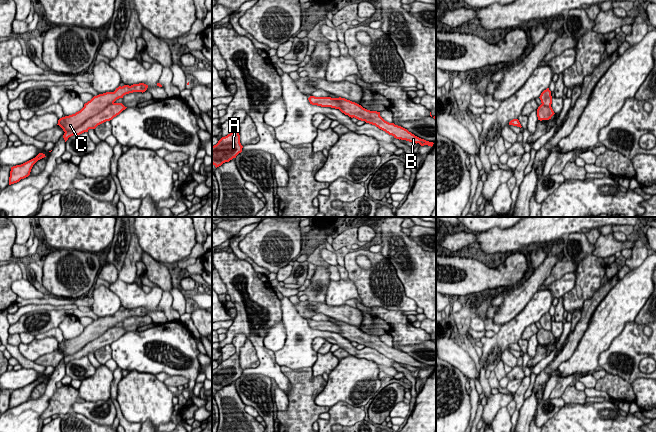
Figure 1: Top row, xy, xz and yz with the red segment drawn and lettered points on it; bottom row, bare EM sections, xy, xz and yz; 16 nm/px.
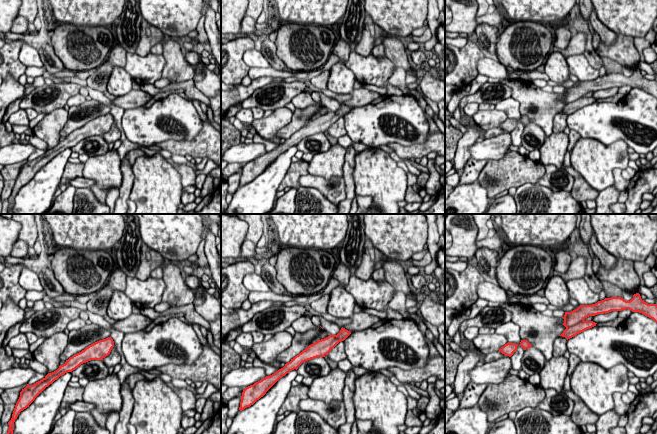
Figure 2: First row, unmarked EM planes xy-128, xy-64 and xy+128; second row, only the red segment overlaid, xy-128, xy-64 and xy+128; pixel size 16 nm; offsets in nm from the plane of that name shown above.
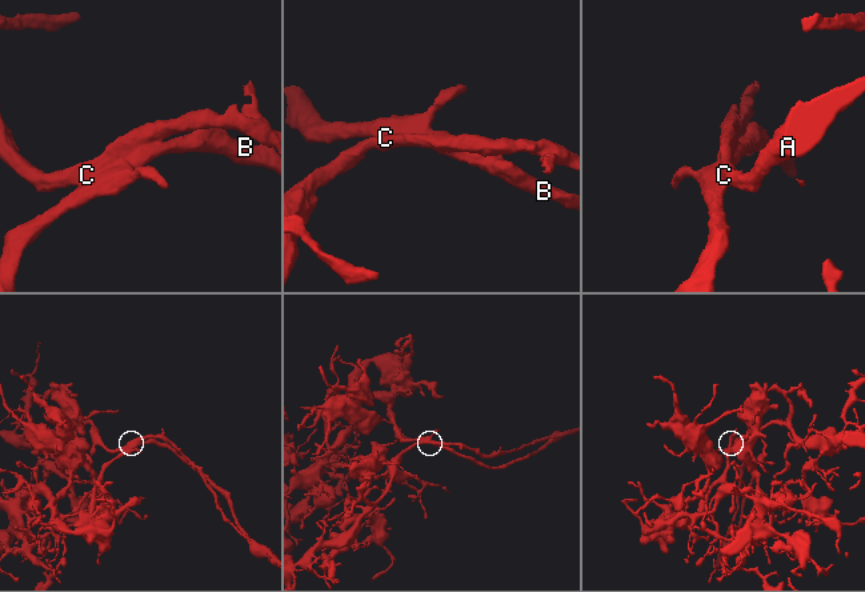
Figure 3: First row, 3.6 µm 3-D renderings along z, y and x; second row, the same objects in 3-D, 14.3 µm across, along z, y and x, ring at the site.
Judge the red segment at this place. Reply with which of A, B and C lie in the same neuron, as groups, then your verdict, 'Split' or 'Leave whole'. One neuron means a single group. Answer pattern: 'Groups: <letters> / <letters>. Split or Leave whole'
Groups: A B C. Leave whole

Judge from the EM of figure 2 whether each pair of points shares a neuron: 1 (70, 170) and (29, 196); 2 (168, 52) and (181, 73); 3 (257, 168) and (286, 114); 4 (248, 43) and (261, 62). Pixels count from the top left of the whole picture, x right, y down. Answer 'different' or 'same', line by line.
1: different
2: same
3: different
4: different

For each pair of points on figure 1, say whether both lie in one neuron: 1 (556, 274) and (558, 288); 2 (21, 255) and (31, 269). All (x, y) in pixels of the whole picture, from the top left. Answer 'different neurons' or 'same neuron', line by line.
1: different neurons
2: different neurons

